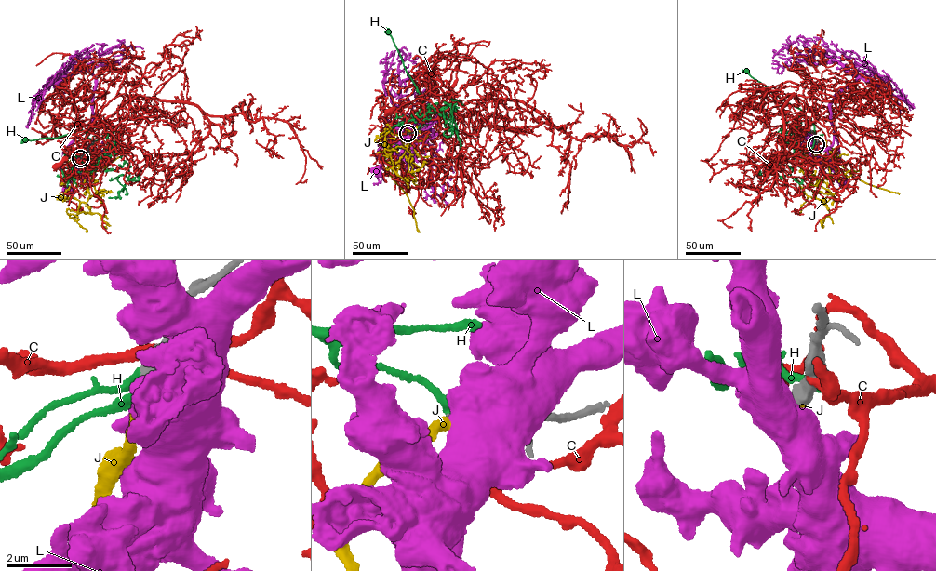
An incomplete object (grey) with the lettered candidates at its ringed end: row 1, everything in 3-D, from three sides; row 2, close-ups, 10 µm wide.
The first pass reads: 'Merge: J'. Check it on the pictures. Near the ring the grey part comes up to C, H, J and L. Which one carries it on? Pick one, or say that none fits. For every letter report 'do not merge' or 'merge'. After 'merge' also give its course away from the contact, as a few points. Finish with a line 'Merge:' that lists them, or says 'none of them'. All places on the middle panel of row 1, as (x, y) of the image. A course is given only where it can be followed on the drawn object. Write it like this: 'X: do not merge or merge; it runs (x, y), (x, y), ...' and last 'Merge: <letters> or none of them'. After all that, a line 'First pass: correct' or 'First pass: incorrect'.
C: do not merge
H: do not merge
J: merge; it runs (407, 133), (402, 151), (410, 161), (412, 154), (402, 146), (394, 148), (390, 156), (394, 169), (408, 181)
L: do not merge
Merge: J
First pass: correct

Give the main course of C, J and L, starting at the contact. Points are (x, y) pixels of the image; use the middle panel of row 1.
C: (408, 133), (391, 144), (394, 130), (436, 109), (456, 81), (448, 97), (432, 78), (441, 85), (393, 110)
J: (407, 133), (402, 151), (410, 161), (412, 154), (402, 146), (394, 148), (390, 156), (394, 169), (408, 181)
L: (407, 133), (407, 145), (396, 145), (394, 141), (380, 149), (377, 156), (383, 162), (376, 170)

